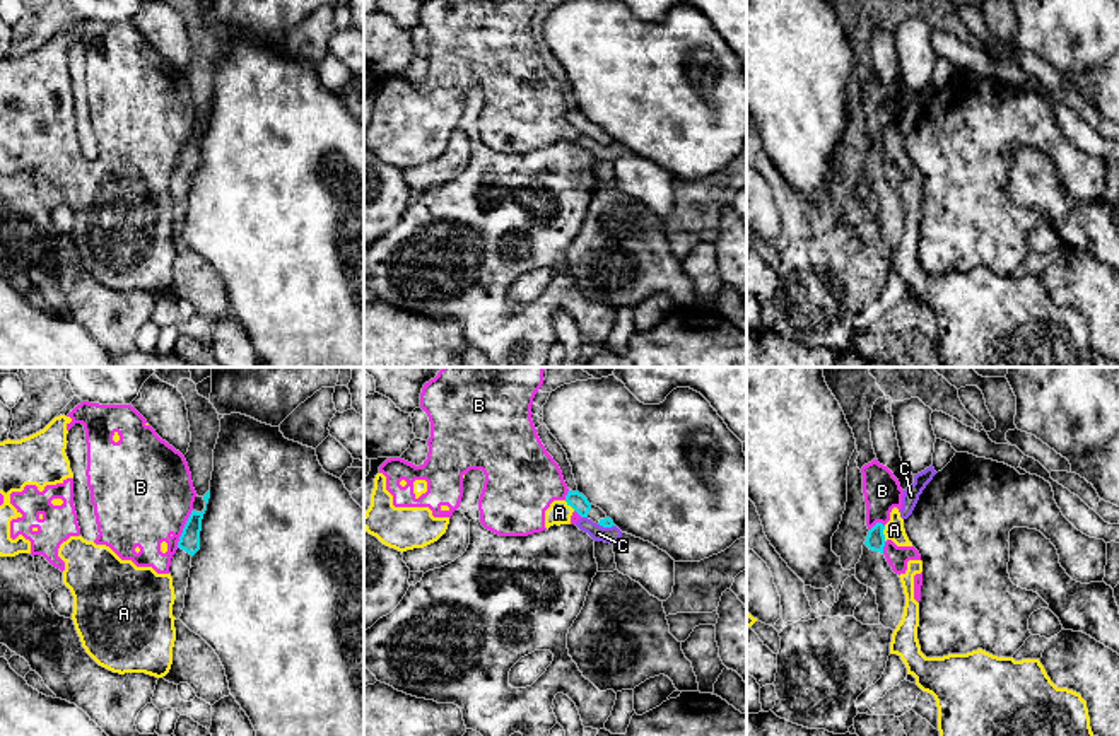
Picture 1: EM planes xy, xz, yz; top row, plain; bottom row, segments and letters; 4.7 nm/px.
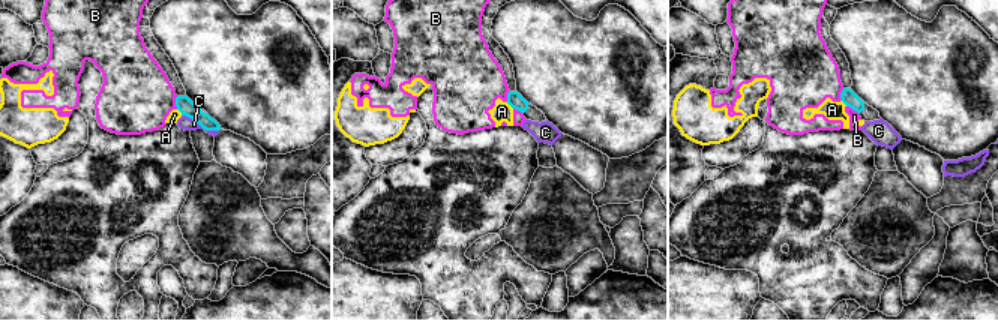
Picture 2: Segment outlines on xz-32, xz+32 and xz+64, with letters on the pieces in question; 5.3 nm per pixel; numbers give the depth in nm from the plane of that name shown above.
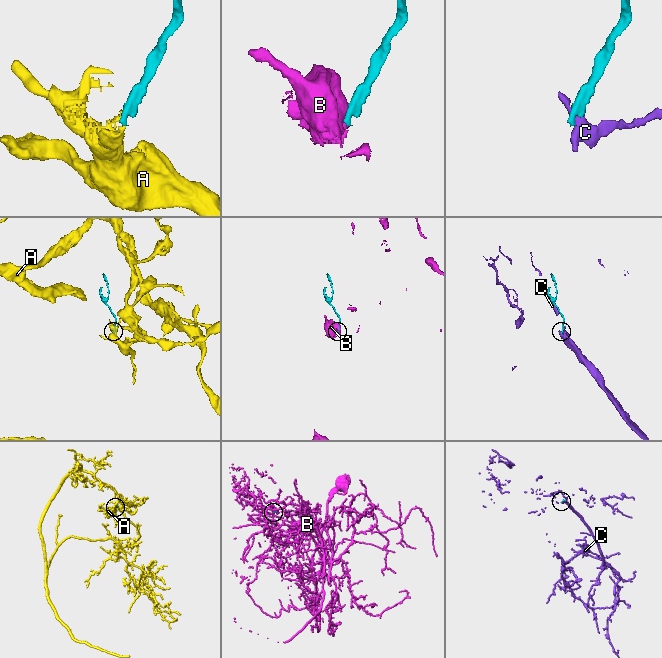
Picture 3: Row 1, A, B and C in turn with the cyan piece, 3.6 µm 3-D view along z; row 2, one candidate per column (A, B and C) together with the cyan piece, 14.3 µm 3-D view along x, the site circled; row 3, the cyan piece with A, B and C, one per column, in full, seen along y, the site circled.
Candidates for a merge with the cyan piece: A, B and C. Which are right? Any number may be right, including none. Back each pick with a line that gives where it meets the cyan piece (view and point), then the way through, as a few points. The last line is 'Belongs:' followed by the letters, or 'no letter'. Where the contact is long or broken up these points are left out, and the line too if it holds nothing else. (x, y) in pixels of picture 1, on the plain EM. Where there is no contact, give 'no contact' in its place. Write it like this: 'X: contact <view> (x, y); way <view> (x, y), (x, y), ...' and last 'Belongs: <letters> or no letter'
Belongs: no letter

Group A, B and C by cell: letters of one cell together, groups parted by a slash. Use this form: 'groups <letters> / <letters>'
groups A B / C

